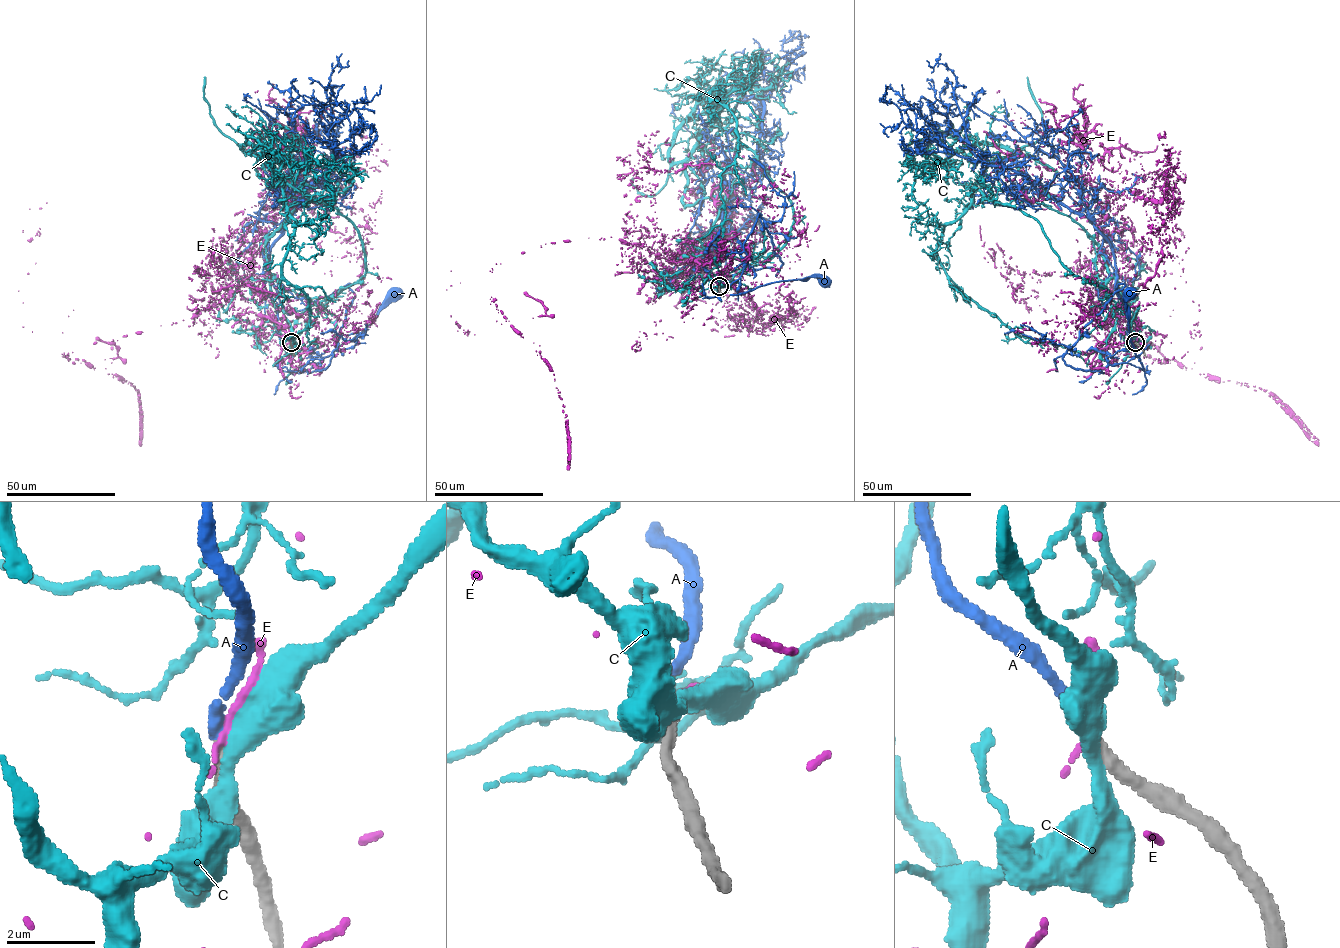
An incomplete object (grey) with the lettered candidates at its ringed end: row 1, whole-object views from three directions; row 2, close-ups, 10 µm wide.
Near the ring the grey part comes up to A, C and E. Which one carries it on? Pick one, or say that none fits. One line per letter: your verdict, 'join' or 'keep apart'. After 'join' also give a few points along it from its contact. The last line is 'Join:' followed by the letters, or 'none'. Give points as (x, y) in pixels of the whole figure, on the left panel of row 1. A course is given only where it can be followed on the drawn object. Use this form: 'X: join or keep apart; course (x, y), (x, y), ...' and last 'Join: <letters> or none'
A: join; course (291, 342), (282, 305), (292, 314), (350, 284), (355, 297), (324, 369), (298, 368), (353, 339), (397, 294)
C: keep apart
E: keep apart
Join: A

